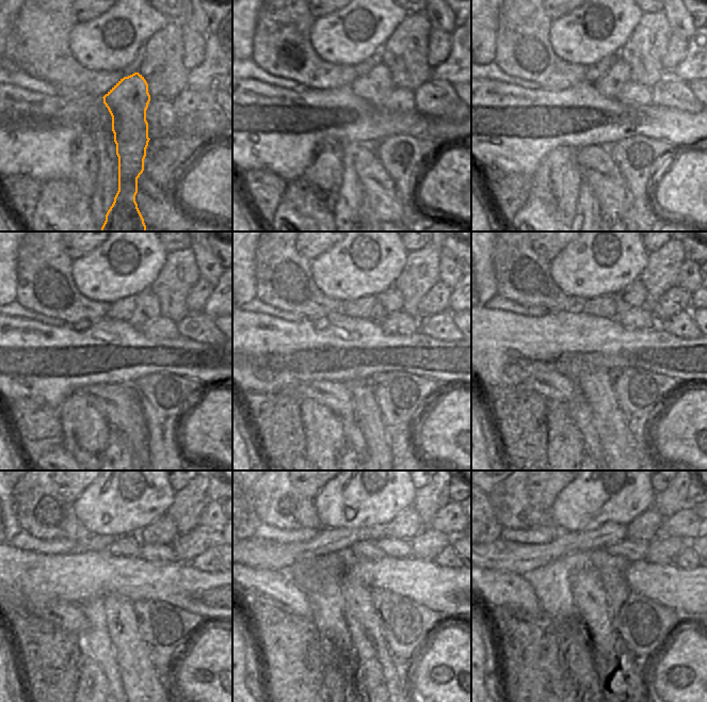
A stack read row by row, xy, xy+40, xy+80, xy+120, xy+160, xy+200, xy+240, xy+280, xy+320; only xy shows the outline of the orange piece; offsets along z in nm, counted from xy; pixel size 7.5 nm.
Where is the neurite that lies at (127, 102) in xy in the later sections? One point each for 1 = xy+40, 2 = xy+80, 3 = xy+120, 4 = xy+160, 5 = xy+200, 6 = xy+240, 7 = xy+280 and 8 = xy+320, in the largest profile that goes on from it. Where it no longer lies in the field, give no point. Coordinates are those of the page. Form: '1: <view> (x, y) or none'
1: xy+40 (373, 86)
2: xy+80 (619, 75)
3: xy+120 (146, 308)
4: xy+160 (388, 301)
5: xy+200 (633, 296)
6: xy+240 (163, 530)
7: xy+280 (407, 524)
8: xy+320 (644, 527)

